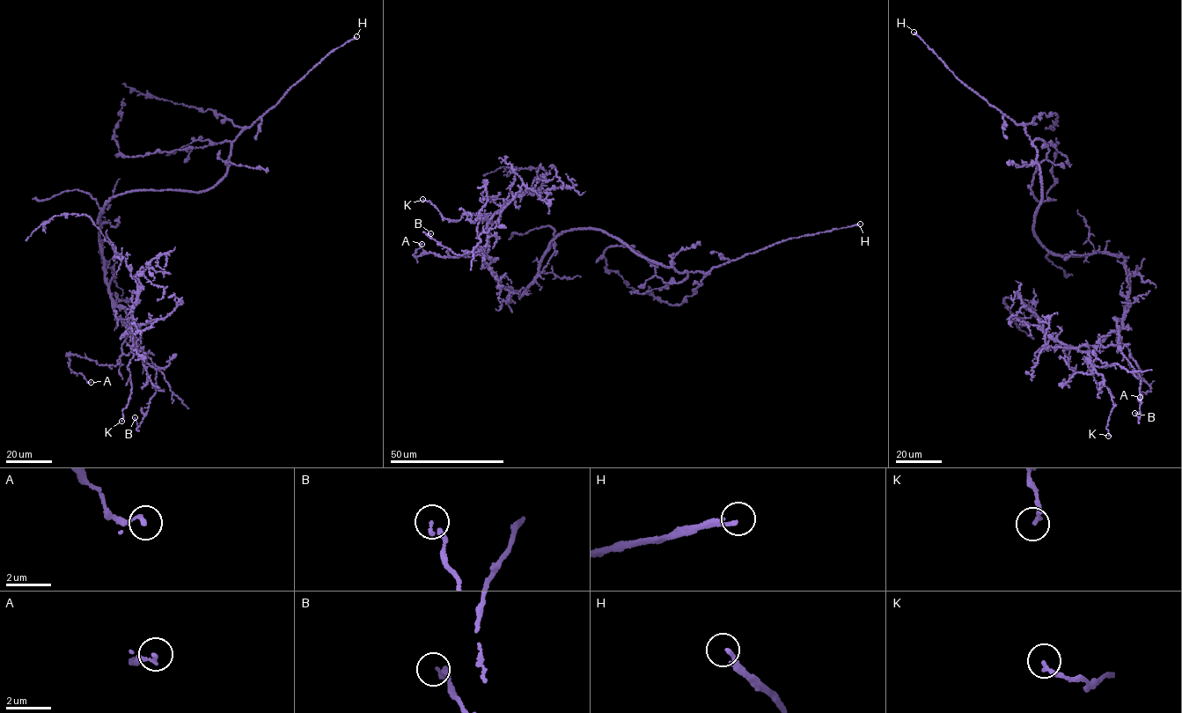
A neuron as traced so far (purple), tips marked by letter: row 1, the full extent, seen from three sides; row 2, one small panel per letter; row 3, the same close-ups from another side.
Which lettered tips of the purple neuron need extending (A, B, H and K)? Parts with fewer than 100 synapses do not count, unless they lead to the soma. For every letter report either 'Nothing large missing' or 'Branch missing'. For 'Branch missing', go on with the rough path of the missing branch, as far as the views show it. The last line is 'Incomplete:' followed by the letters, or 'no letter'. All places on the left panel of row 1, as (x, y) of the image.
A: Nothing large missing
B: Nothing large missing
H: Branch missing
K: Nothing large missing
Incomplete: H

